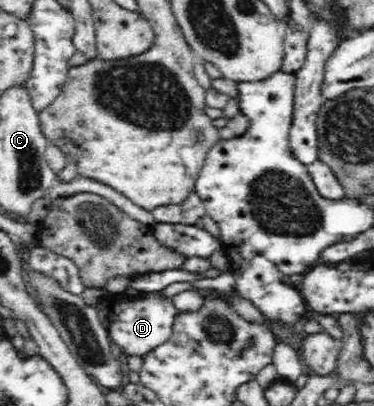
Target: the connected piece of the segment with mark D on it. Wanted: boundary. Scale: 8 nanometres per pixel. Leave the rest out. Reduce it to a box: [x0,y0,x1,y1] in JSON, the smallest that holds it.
[95,291,177,357]

